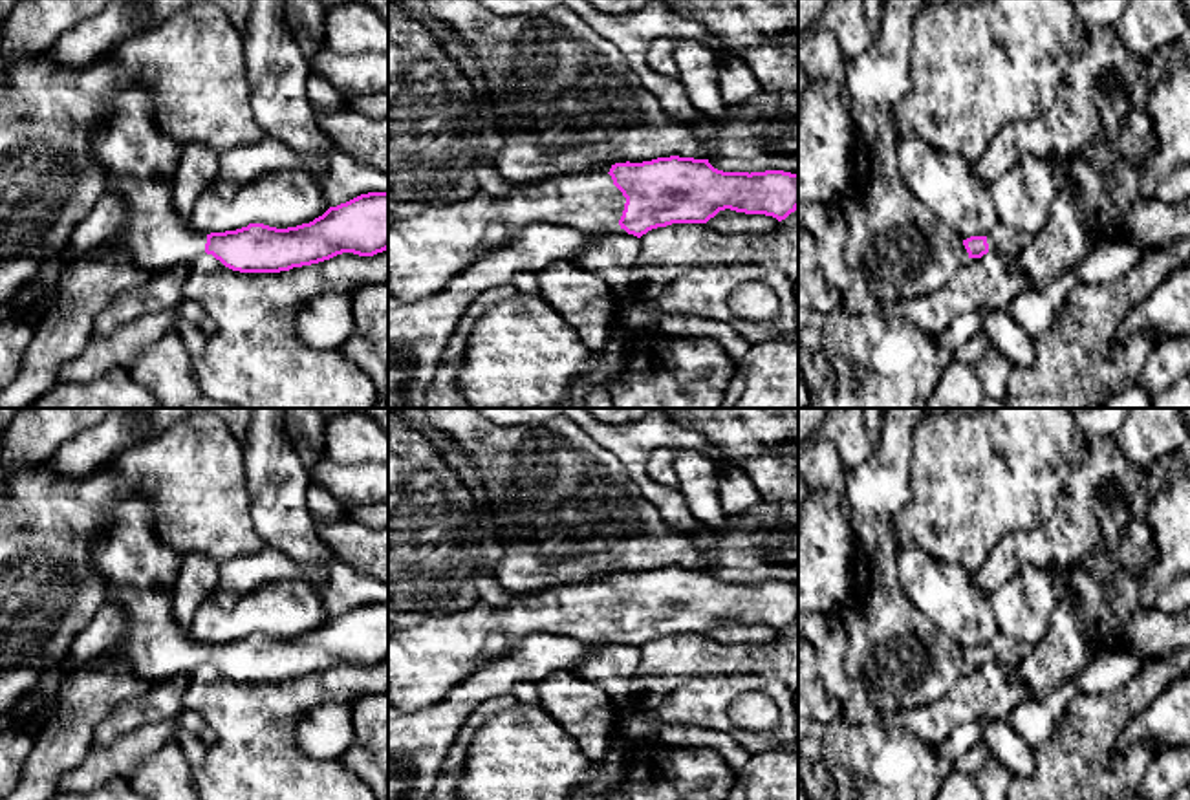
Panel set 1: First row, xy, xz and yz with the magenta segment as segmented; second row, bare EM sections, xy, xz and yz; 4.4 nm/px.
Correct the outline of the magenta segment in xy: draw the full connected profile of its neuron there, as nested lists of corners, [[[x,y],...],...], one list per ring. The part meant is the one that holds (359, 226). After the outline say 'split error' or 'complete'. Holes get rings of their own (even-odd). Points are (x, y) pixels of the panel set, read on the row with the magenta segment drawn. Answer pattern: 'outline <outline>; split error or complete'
outline [[[134,84],[121,90],[110,104],[108,117],[93,134],[93,157],[106,168],[106,190],[114,192],[126,209],[123,229],[92,249],[75,249],[68,243],[62,251],[48,251],[18,293],[7,302],[9,313],[0,320],[0,388],[18,373],[20,361],[31,339],[31,328],[51,306],[62,273],[82,258],[110,253],[148,271],[190,264],[207,253],[225,267],[240,273],[280,273],[311,265],[342,253],[373,256],[388,249],[388,192],[361,194],[346,203],[330,207],[322,216],[297,227],[276,229],[264,223],[225,232],[200,232],[190,218],[178,214],[172,200],[172,178],[183,146],[165,135],[156,121],[152,93]]]; split error

